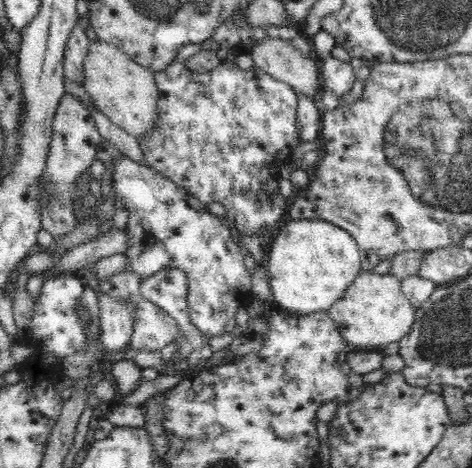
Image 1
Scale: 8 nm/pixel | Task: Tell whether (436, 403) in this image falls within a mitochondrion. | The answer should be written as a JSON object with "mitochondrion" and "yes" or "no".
{"mitochondrion":"no"}

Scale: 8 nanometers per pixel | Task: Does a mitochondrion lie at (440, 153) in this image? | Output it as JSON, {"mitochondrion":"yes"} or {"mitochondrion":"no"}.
{"mitochondrion":"yes"}

